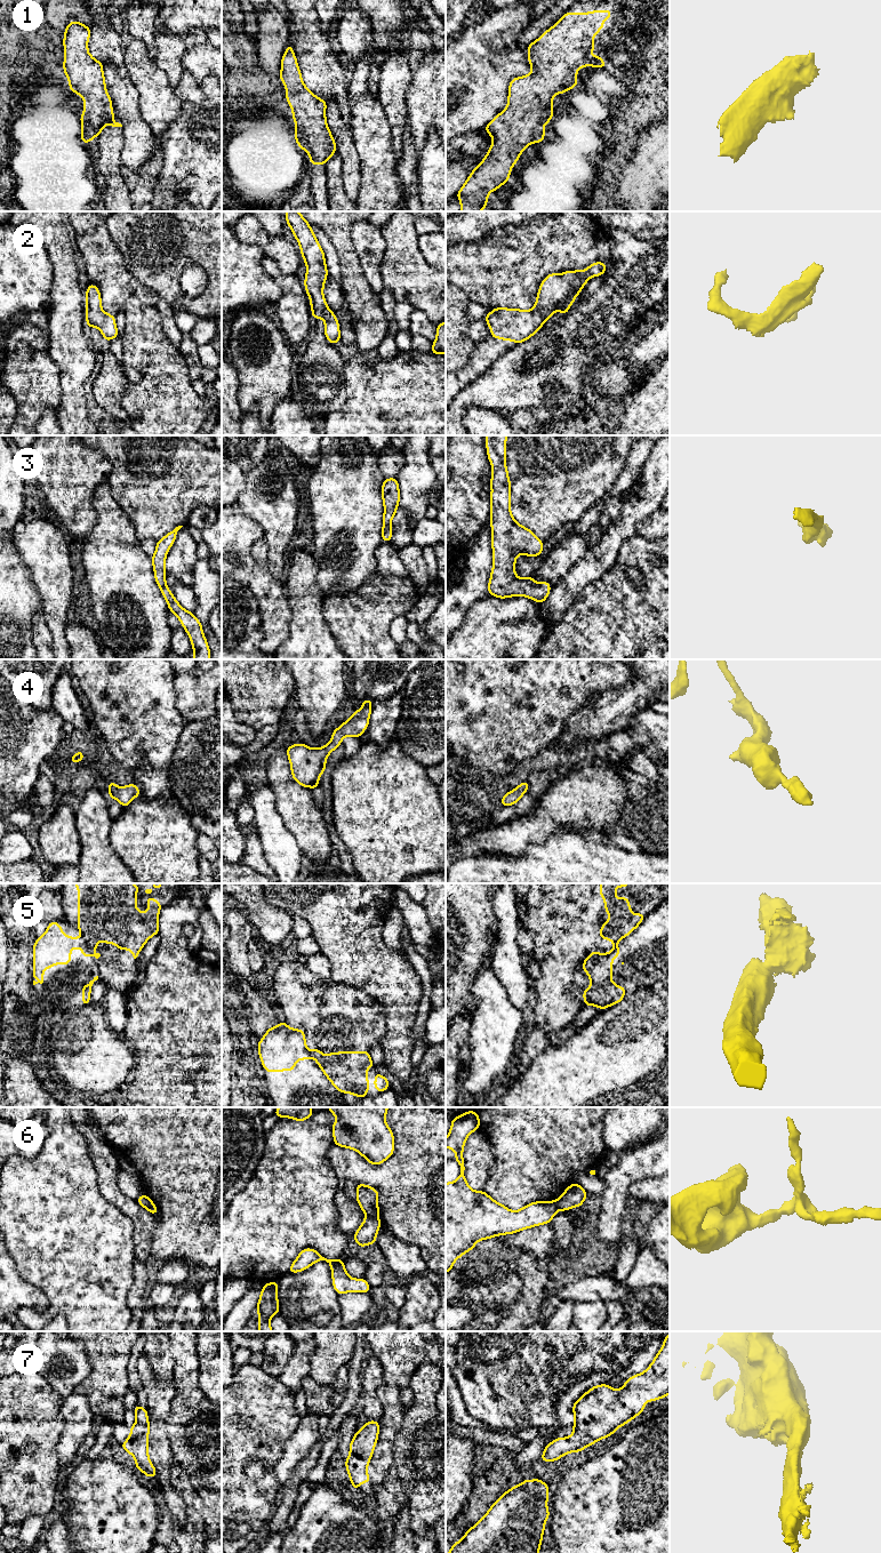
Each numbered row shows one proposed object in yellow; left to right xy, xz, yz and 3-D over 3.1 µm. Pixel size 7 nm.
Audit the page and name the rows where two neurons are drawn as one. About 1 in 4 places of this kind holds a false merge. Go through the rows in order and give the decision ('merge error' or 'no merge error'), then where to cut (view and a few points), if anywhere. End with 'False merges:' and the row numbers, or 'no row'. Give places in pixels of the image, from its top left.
1: no merge error; cut none
2: no merge error; cut none
3: no merge error; cut none
4: no merge error; cut none
5: merge error; cut xy (82, 935), (91, 951)
6: merge error; cut xz (366, 1214), (377, 1218)
7: no merge error; cut none
False merges: 5, 6

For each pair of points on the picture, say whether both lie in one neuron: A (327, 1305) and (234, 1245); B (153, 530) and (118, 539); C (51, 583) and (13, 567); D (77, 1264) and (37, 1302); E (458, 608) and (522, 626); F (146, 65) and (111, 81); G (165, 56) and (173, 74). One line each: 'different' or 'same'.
A: different
B: different
C: different
D: different
E: different
F: different
G: same

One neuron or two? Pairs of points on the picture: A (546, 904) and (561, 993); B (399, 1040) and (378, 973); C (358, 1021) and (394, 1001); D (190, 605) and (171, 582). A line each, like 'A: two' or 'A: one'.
A: one
B: one
C: two
D: one

